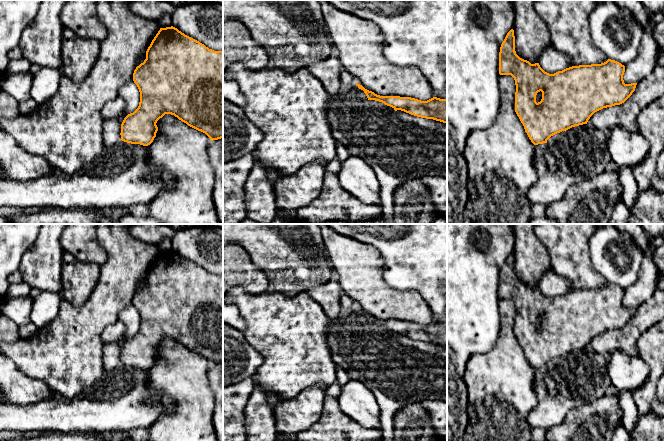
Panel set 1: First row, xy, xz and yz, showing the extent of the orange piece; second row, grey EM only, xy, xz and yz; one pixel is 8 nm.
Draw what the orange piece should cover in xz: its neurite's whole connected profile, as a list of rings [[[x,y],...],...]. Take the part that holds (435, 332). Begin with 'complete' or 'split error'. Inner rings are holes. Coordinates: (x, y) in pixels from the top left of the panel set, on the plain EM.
complete | [[[358,307],[356,309],[364,315],[368,324],[382,326],[392,331],[395,335],[401,334],[417,341],[447,347],[447,323],[433,321],[427,325],[421,325],[411,321],[380,320],[365,313]]]

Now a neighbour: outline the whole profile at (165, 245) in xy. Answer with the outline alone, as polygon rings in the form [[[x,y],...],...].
[[[164,238],[158,245],[158,248],[161,252],[171,251],[172,250],[172,242],[168,238]]]

